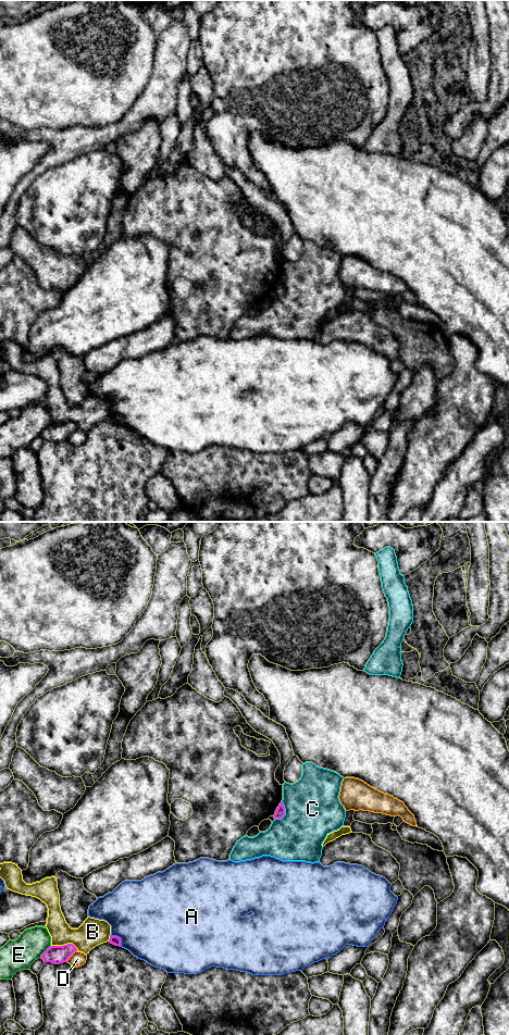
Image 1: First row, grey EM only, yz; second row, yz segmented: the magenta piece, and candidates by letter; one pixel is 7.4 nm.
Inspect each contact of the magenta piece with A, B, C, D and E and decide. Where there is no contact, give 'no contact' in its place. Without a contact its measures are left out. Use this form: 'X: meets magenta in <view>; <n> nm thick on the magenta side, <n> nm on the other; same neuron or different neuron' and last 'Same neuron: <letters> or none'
A: meets magenta in yz; 70 nm thick on the magenta side, 500 nm on the other; different neuron
B: meets magenta in yz; 140 nm thick on the magenta side, 200 nm on the other; different neuron
C: meets magenta in yz; 70 nm thick on the magenta side, 420 nm on the other; different neuron
D: meets magenta in yz; 140 nm thick on the magenta side, 110 nm on the other; different neuron
E: meets magenta in yz; 140 nm thick on the magenta side, 220 nm on the other; different neuron
Same neuron: none

